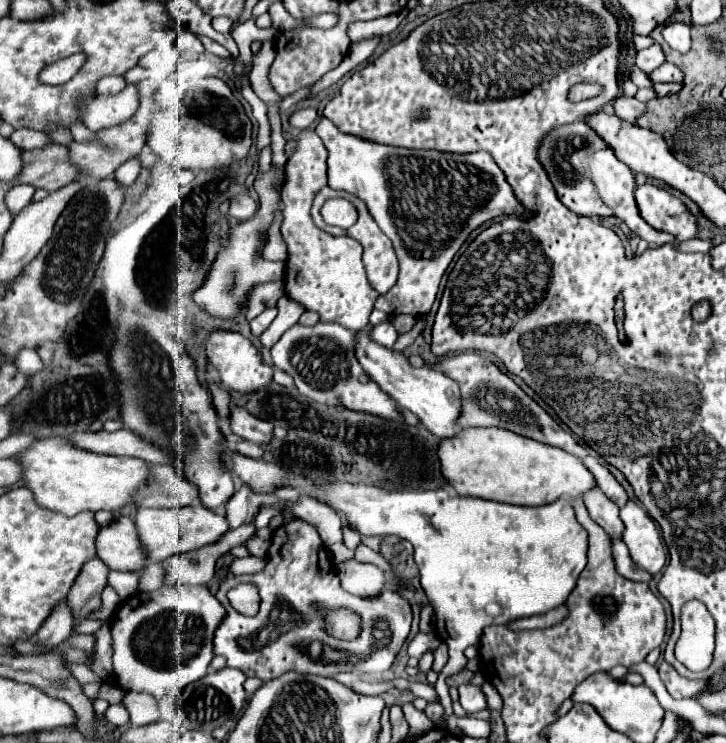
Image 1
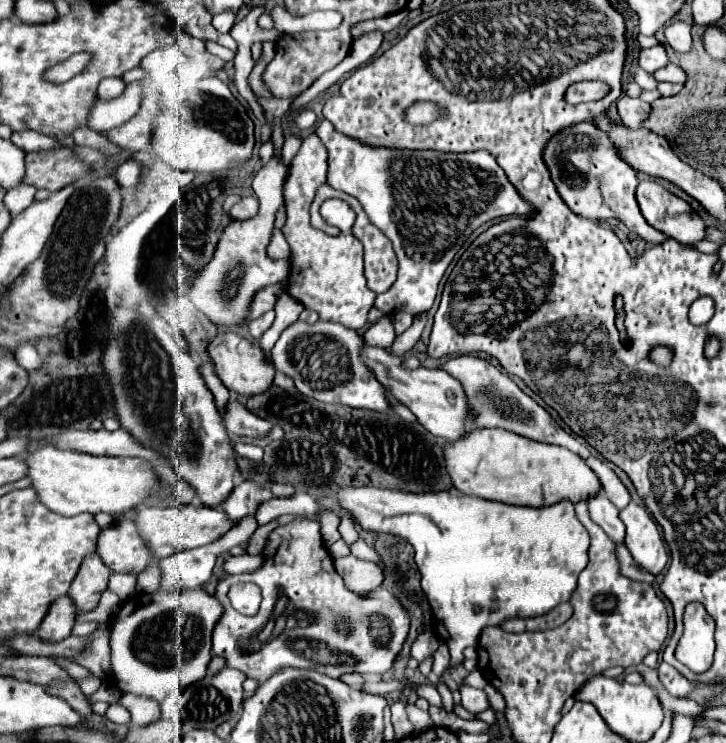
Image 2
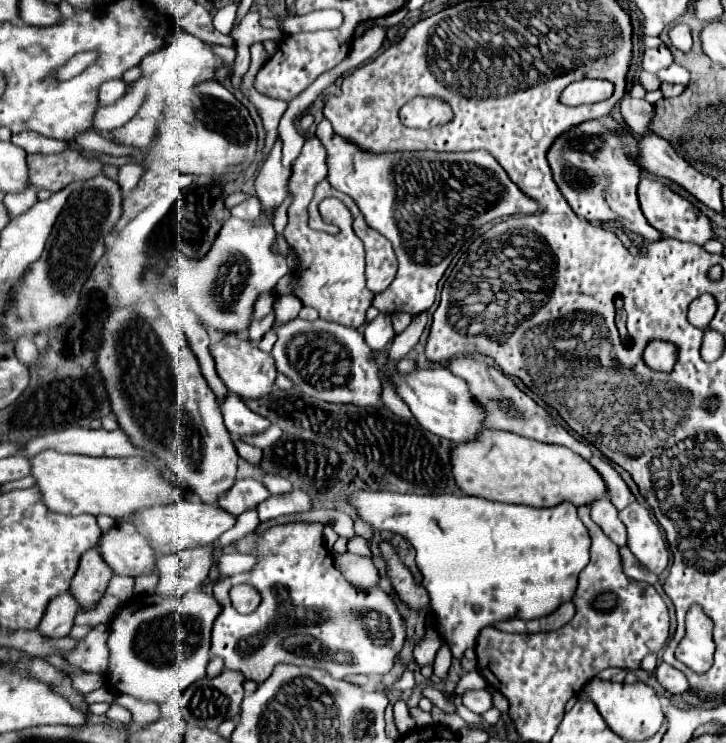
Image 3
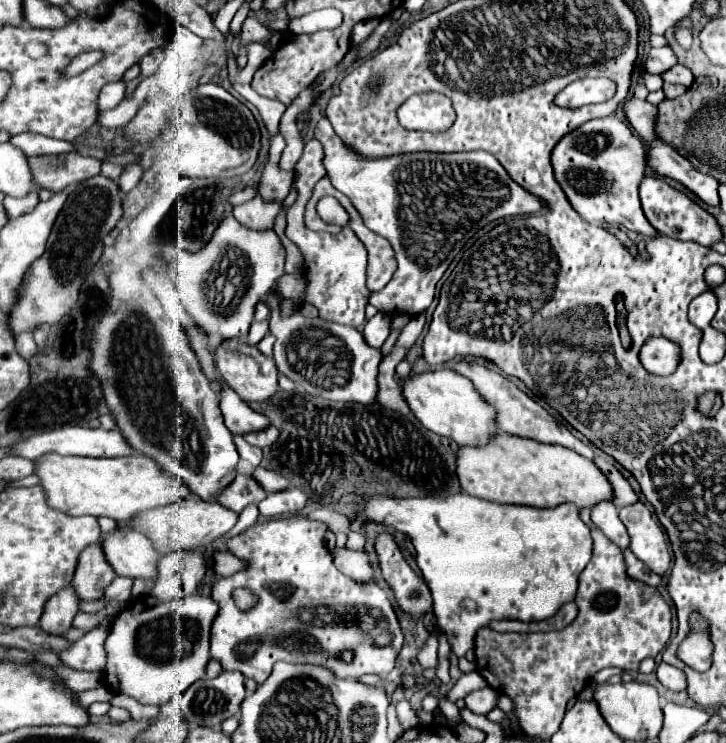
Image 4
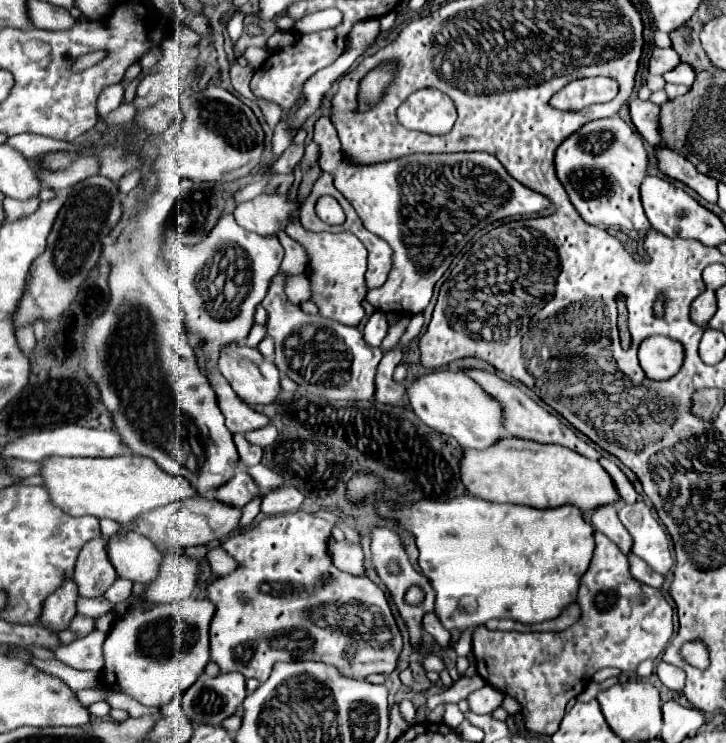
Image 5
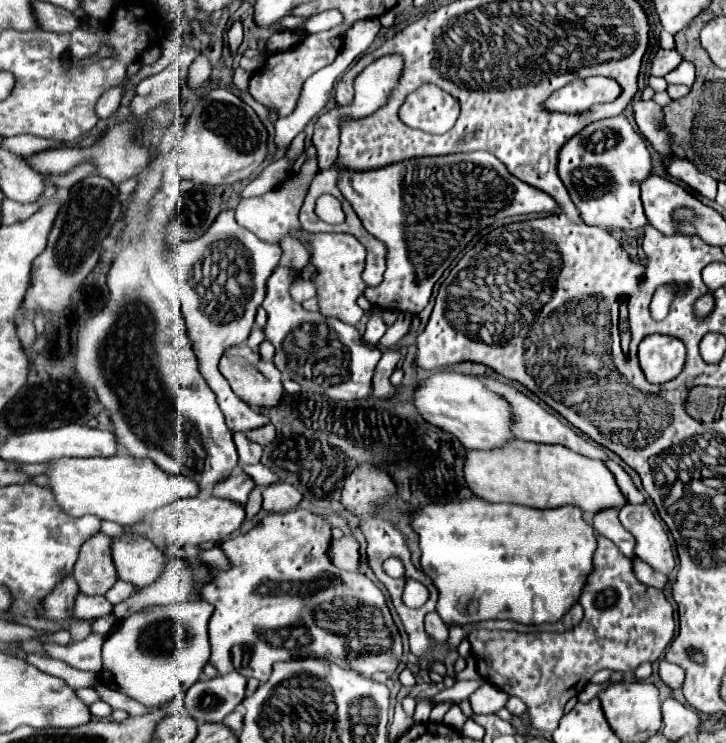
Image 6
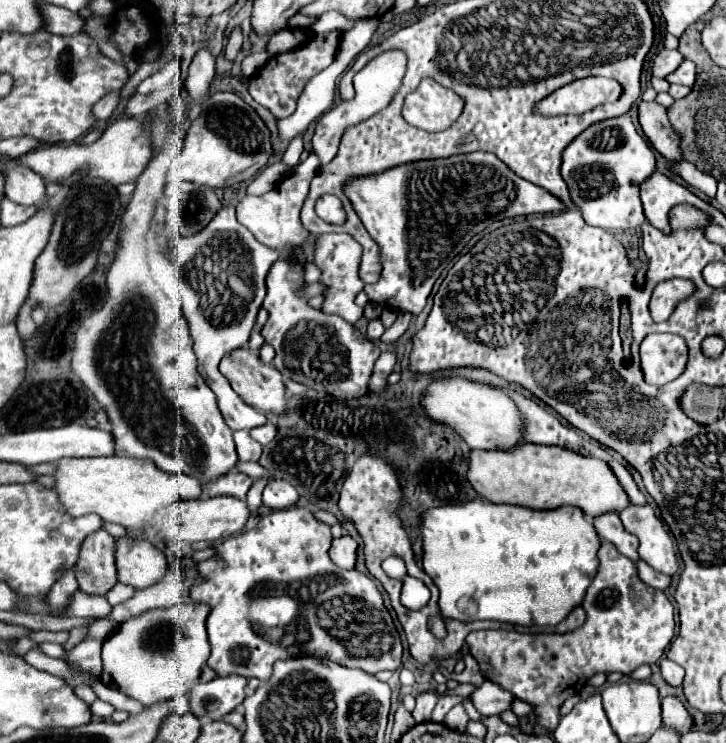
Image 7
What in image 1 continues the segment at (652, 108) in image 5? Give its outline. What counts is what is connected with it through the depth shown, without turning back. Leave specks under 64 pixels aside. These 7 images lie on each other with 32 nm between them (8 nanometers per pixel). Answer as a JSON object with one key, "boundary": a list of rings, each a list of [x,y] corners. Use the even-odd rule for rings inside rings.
{"boundary":[[[618,96],[614,100],[614,112],[616,116],[620,116],[622,120],[636,124],[636,118],[644,112],[644,102],[638,102],[636,98],[628,98],[628,96]]]}

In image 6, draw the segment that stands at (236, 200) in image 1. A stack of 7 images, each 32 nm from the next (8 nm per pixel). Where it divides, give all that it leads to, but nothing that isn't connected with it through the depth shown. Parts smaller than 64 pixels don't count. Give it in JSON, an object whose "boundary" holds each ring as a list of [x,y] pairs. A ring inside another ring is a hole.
{"boundary":[[[306,160],[300,168],[300,174],[294,176],[286,186],[266,192],[264,196],[258,198],[248,198],[248,200],[240,200],[238,208],[236,208],[236,222],[244,228],[248,228],[250,232],[254,232],[256,236],[260,236],[266,242],[280,242],[282,236],[290,236],[292,228],[300,228],[298,222],[298,210],[302,206],[302,200],[306,196],[308,184],[312,180],[312,176],[318,172],[318,164],[316,160]]]}

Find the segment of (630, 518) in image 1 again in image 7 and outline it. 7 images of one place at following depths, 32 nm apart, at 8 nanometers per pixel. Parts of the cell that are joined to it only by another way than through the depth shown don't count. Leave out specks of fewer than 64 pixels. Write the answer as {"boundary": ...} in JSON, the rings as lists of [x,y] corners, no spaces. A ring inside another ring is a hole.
{"boundary":[[[628,506],[620,512],[620,520],[638,538],[638,554],[644,562],[664,574],[678,570],[678,552],[672,534],[664,528],[664,522],[654,514],[652,506]]]}

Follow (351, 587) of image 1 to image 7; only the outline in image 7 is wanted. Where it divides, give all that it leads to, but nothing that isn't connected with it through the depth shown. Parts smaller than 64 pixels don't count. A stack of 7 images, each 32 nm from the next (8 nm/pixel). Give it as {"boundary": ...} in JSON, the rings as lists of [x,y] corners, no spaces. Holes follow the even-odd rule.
{"boundary":[[[342,536],[332,542],[330,558],[338,568],[356,568],[356,540],[352,536]]]}

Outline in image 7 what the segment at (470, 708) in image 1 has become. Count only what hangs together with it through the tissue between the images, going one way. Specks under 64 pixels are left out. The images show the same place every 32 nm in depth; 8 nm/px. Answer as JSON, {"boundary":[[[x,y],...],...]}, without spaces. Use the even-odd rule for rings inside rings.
{"boundary":[[[488,680],[470,696],[474,708],[484,716],[496,716],[504,710],[510,710],[512,698],[514,696],[510,692],[502,690],[498,684],[492,684]]]}

